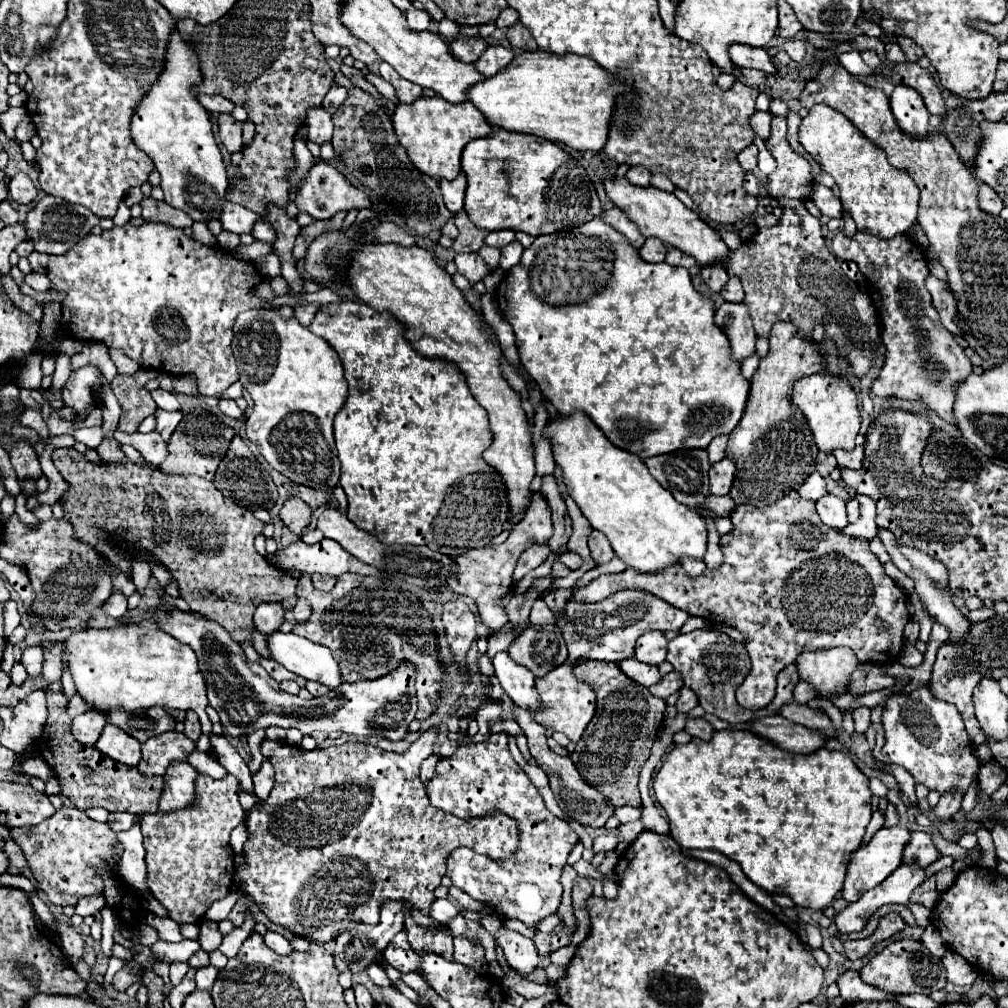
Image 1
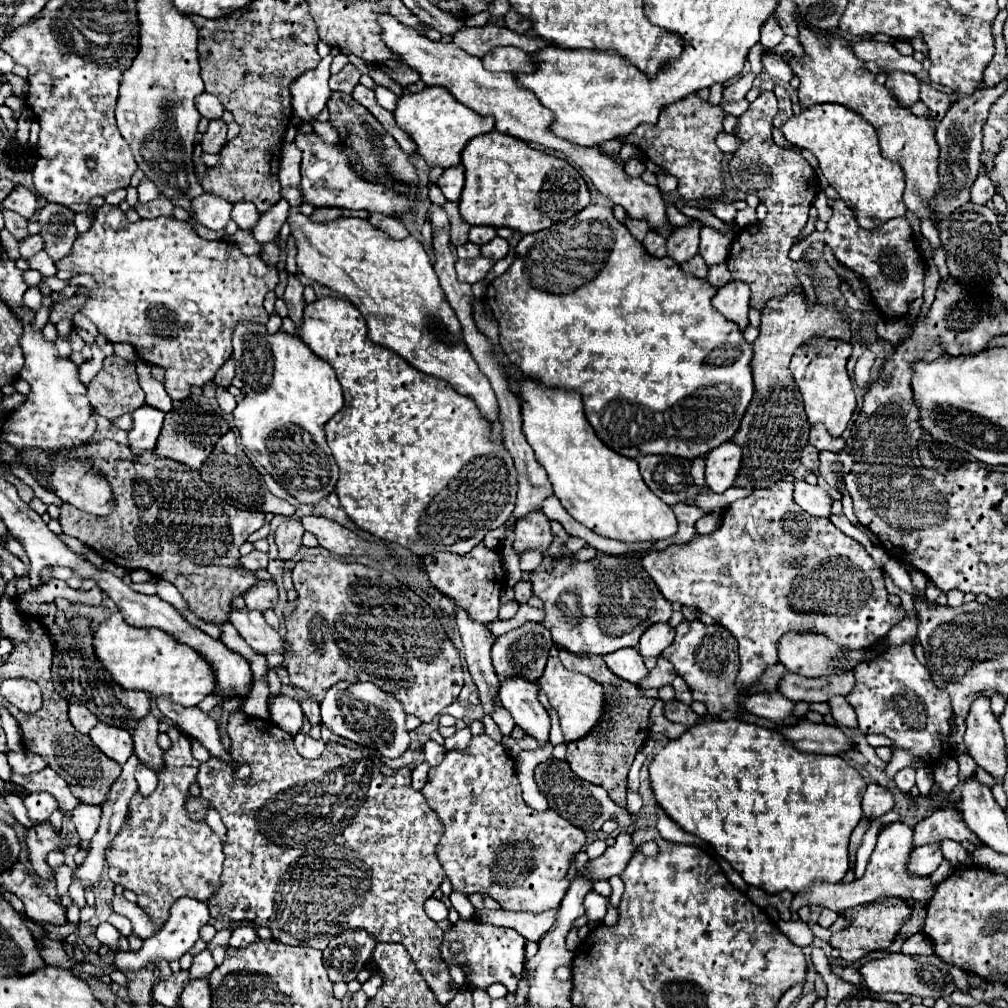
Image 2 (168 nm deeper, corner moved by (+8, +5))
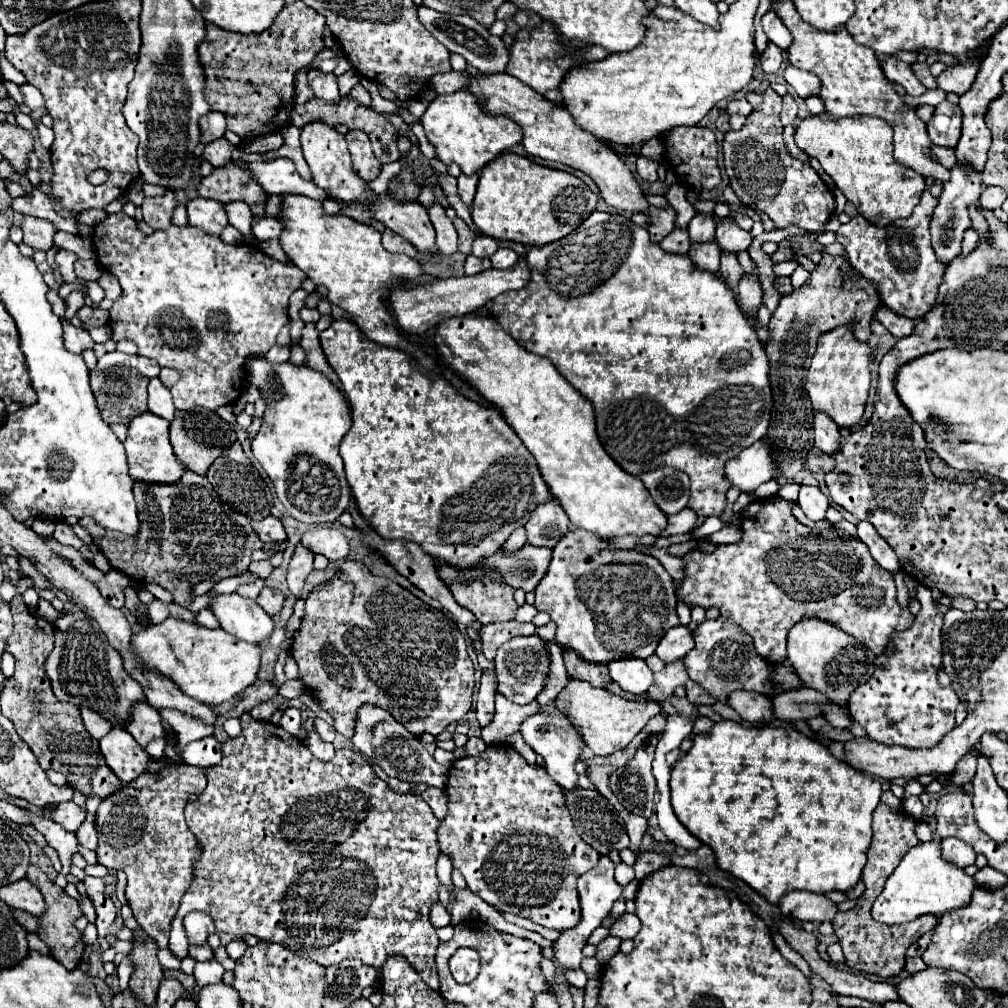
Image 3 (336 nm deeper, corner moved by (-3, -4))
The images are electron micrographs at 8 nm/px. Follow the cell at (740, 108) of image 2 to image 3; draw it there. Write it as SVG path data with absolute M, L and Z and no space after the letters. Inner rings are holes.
M733 99L733 101L729 101L725 111L729 115L745 115L747 117L751 113L751 105L749 105L747 99Z

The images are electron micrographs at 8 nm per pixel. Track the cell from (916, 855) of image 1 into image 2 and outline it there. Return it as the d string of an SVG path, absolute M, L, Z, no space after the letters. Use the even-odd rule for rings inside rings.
M944 804L946 810L936 810L928 818L920 820L914 828L914 844L932 844L932 840L944 840L950 838L954 842L968 840L974 846L982 846L978 836L964 824L960 810L956 804Z

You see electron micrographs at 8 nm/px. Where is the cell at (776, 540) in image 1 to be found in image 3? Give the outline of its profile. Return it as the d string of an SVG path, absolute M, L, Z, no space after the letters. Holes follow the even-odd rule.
M773 497L767 501L753 501L741 515L741 531L743 539L733 545L719 545L713 553L703 553L699 549L683 555L685 561L685 577L675 587L677 597L689 607L717 607L725 619L733 619L743 631L753 637L755 651L769 663L781 665L785 661L785 639L789 629L801 619L815 617L827 621L845 633L851 633L857 641L865 643L875 655L881 655L891 641L891 635L905 631L913 625L913 615L909 609L899 607L895 601L895 583L893 575L879 567L873 557L863 551L857 555L857 569L853 573L853 547L865 547L859 539L849 539L841 533L831 537L827 533L815 533L811 527L805 527L793 515L793 501L785 501L781 497ZM799 591L837 591L835 595L827 595L817 601L799 601Z

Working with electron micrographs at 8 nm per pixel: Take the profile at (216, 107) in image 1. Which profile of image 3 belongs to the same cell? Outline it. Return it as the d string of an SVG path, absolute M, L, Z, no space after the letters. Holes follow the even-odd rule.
M209 111L199 121L199 127L201 127L201 141L209 143L209 141L215 141L215 139L219 139L219 137L225 135L225 131L227 131L227 119L219 111Z

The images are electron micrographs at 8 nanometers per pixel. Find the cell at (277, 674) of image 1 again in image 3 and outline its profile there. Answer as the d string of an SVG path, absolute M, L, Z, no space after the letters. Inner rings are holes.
M201 609L197 613L197 623L203 625L203 627L219 627L219 621L215 621L215 615L211 613L211 609Z

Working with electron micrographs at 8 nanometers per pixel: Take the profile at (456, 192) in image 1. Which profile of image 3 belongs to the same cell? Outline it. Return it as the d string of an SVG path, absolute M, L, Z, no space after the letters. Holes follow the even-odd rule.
M459 175L459 183L457 183L457 189L459 189L459 197L465 205L471 205L473 203L473 197L475 197L475 187L477 187L477 175Z

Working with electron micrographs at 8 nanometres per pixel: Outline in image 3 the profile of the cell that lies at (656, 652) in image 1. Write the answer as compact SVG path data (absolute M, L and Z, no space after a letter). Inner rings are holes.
M679 625L679 627L669 629L663 635L663 639L659 641L655 653L663 663L671 663L671 661L683 659L689 649L693 649L693 635L687 627Z

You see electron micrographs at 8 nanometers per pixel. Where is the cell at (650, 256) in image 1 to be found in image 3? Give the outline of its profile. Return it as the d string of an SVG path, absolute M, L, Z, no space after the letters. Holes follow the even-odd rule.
M675 227L661 243L659 247L671 255L687 255L691 243L689 243L689 235L687 235L687 229L679 229Z

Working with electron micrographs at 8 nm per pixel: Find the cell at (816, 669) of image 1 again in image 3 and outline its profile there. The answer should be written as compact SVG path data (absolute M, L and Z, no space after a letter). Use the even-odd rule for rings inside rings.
M803 619L789 631L787 661L807 687L825 693L841 707L847 705L853 689L867 681L875 669L875 655L865 645L821 619Z

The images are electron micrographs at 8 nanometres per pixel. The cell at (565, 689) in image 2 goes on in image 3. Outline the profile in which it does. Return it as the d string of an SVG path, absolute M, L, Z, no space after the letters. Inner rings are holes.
M575 679L567 681L567 685L557 695L555 705L557 709L563 709L567 713L569 721L575 725L575 729L579 729L585 745L595 755L603 755L603 757L629 745L633 737L647 725L647 721L655 713L661 713L661 705L645 695L639 701L627 701L619 695L613 695L607 689L597 689L589 683L575 681Z

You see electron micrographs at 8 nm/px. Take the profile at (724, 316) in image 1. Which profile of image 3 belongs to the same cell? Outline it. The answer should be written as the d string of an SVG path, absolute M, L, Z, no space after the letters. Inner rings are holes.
M743 275L743 279L739 281L739 285L735 289L735 297L737 297L739 309L749 319L753 319L761 307L761 299L763 299L763 289L761 289L757 275Z

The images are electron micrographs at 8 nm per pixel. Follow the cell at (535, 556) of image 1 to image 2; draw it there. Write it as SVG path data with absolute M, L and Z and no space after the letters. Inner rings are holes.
M542 510L528 512L524 518L516 520L514 524L514 550L520 554L524 550L538 548L544 552L548 548L548 540L552 540L550 520L544 516Z

